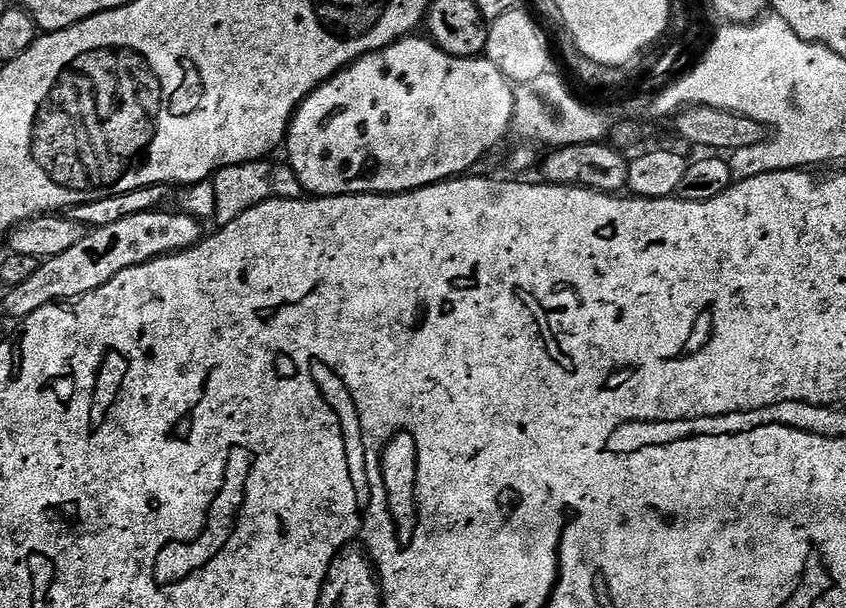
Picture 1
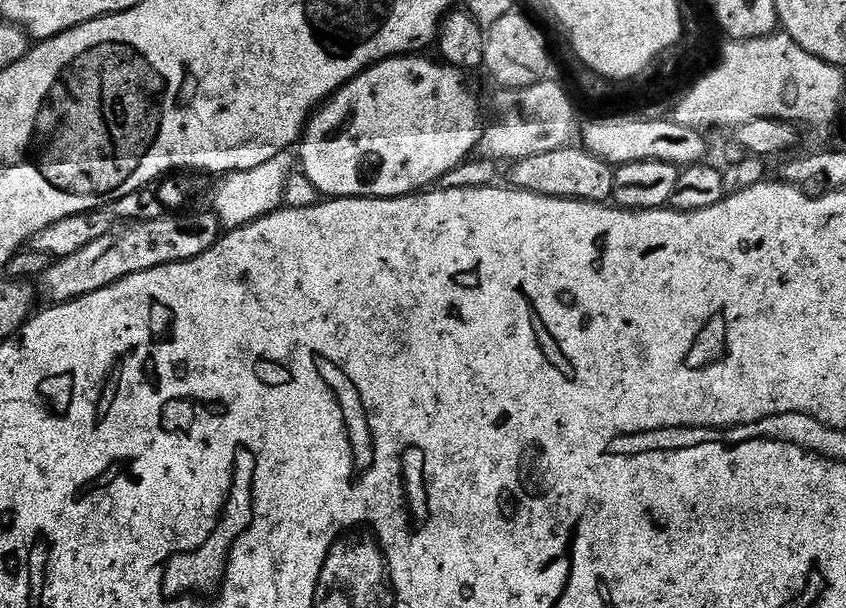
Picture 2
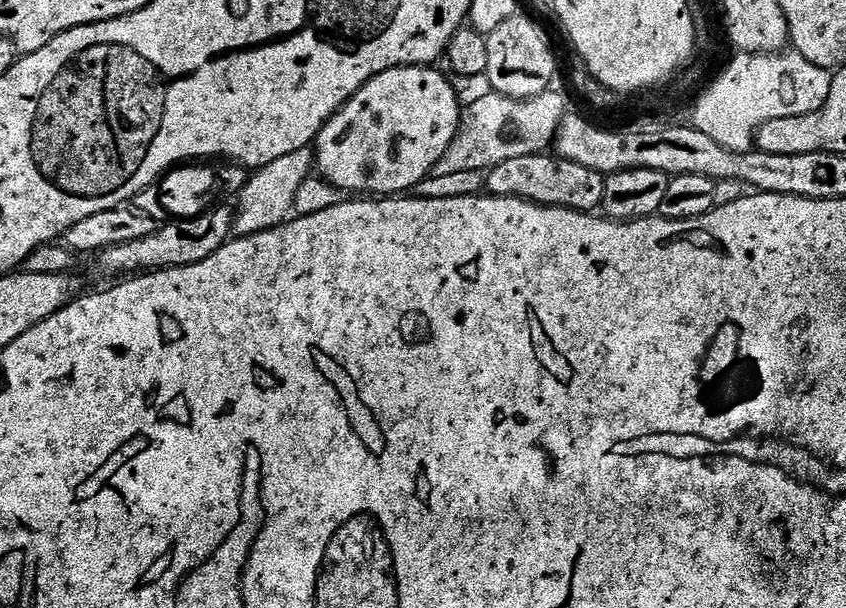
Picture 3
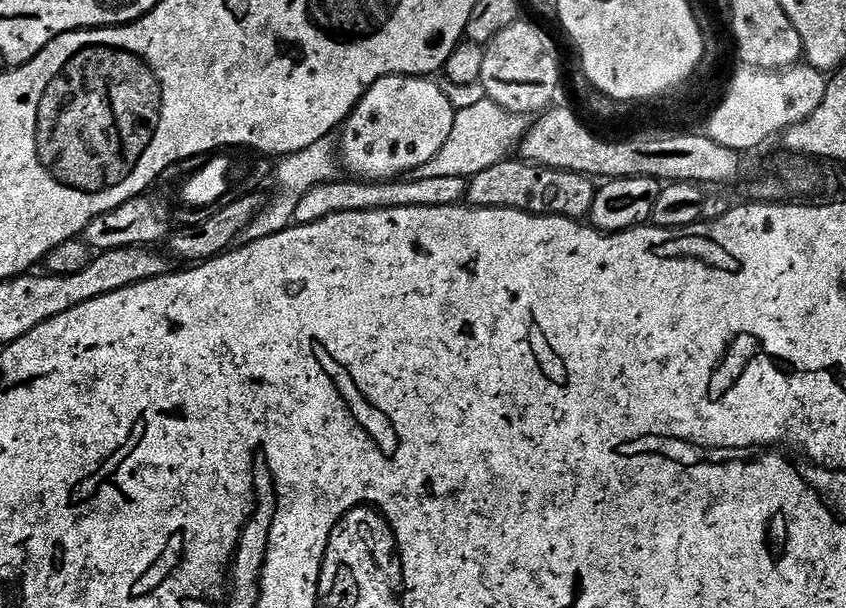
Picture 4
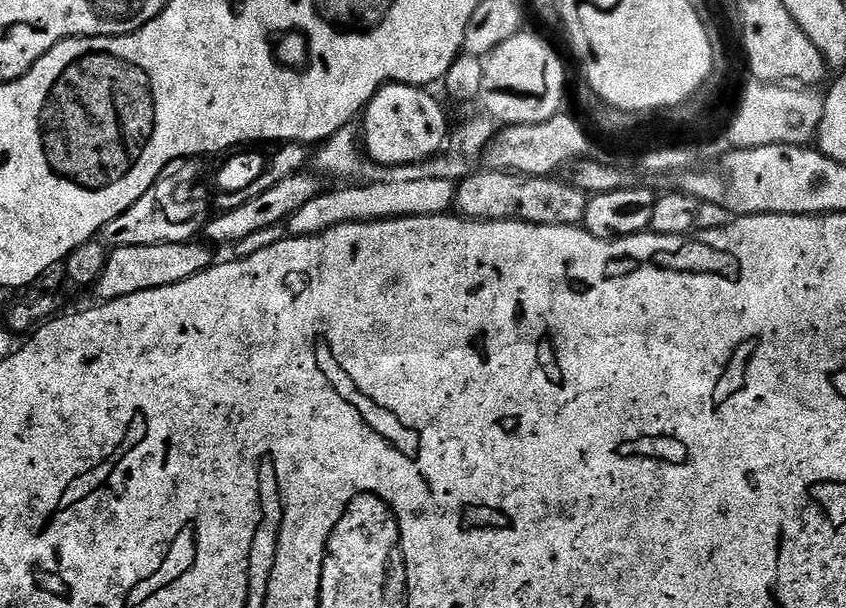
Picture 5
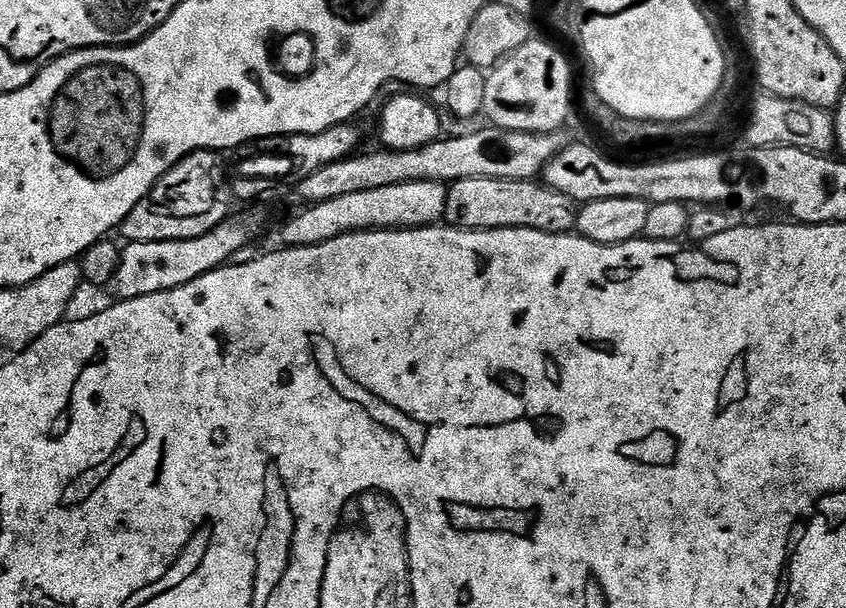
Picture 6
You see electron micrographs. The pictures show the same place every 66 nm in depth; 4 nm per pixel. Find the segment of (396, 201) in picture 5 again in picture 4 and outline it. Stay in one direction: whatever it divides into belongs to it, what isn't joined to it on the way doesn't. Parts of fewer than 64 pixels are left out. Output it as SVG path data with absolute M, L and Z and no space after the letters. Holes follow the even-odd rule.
M339 178L329 184L314 186L298 203L294 221L298 224L318 222L330 214L343 212L365 212L379 208L405 208L406 206L450 206L459 205L468 195L468 180L458 178L419 179L418 182L405 178L389 182L369 182L355 178Z

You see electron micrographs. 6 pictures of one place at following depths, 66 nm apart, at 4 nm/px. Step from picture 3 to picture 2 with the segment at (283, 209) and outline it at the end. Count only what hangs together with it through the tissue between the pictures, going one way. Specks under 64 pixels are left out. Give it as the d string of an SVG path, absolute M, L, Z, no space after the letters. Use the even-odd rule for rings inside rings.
M291 151L275 155L269 162L264 162L251 170L225 173L214 190L212 210L219 218L223 231L232 231L256 221L266 214L276 212L283 205L286 182L296 168L296 158Z

